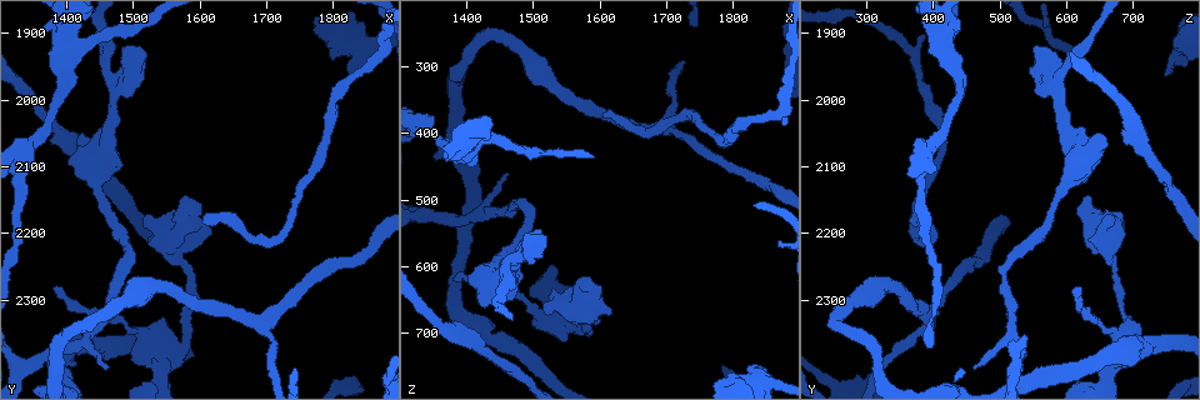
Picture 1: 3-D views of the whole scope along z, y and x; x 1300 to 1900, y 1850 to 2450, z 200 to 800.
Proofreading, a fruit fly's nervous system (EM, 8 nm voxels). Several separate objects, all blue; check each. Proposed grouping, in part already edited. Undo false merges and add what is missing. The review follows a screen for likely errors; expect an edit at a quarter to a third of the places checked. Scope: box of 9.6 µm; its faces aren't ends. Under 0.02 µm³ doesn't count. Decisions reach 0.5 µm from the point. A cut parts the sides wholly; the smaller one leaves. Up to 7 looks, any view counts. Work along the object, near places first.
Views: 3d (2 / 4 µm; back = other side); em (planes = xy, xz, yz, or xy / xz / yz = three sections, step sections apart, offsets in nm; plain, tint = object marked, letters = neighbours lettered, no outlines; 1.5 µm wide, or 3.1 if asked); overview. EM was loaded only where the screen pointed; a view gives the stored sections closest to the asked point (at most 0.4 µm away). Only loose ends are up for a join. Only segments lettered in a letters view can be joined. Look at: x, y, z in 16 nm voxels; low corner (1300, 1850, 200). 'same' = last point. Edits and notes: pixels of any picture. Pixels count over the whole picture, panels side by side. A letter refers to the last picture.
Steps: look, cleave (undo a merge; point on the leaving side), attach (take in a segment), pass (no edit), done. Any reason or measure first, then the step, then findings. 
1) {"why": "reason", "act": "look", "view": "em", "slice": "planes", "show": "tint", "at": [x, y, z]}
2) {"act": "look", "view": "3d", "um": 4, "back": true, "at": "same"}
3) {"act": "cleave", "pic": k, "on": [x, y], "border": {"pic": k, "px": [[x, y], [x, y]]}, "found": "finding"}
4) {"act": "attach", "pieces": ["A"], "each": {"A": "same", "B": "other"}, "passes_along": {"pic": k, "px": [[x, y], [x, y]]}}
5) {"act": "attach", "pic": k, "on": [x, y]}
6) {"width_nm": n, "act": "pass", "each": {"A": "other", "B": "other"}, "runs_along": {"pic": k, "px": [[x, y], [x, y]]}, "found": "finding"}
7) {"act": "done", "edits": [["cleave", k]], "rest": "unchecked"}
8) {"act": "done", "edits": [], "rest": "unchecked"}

{"why": "thin end", "act": "look", "view": "3d", "um": 4, "at": [1380, 2280, 615]}

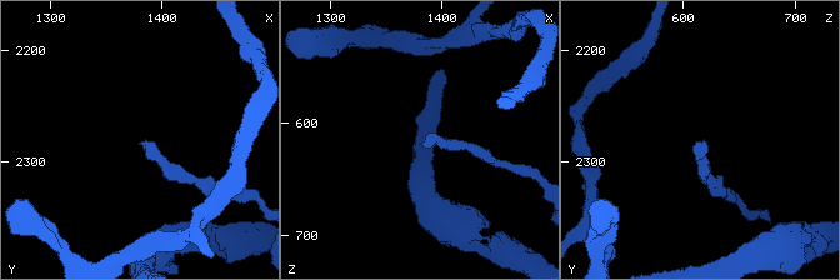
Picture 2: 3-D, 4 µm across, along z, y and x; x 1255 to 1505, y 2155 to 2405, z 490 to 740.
{"act": "look", "view": "em", "slice": "planes", "show": "letters", "at": [1378, 2284, 618]}

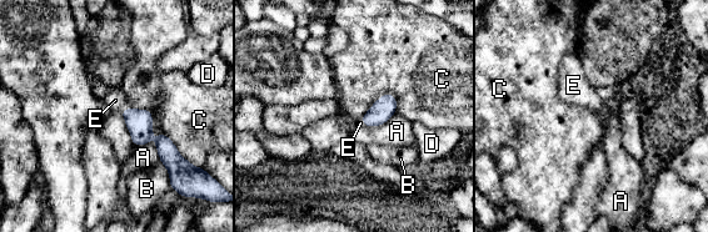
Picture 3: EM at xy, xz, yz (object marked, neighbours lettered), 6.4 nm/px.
{"act": "attach", "pieces": ["E"], "each": {"A": "other", "B": "other", "C": "other", "D": "other", "E": "same"}, "passes_along": {"pic": 3, "px": [[139, 122], [125, 109], [115, 100]]}, "found": "the neuron continues"}

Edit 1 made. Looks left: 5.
{"act": "look", "view": "overview"}

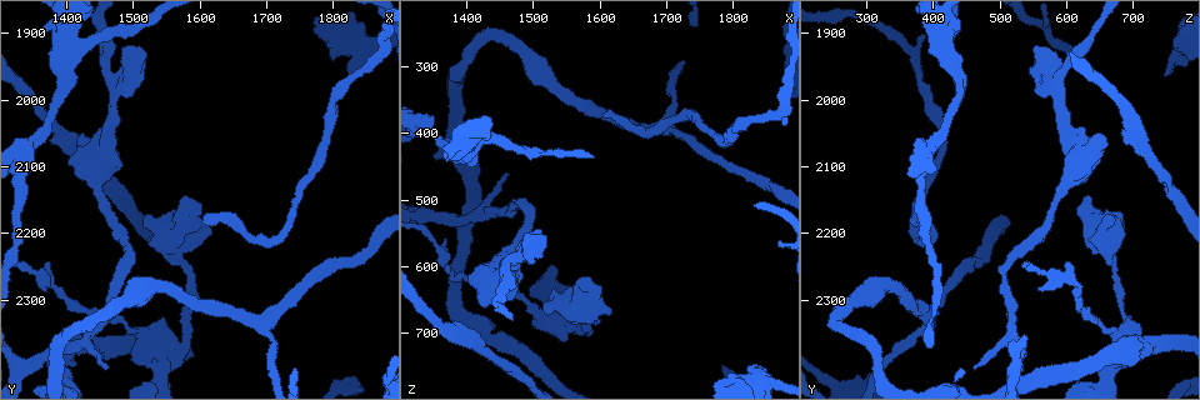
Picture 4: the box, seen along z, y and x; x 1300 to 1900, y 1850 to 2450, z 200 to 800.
{"why": "stops while still wide", "act": "look", "view": "3d", "um": 4, "back": true, "at": [1535, 2215, 635]}

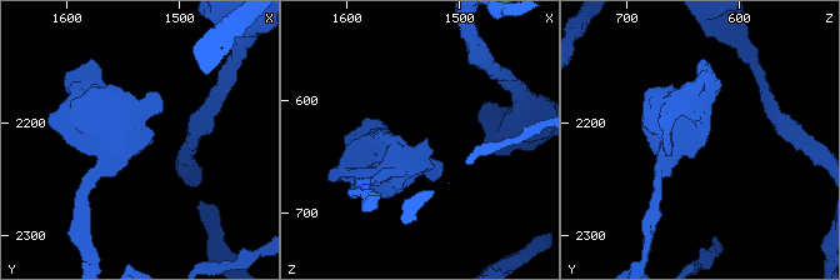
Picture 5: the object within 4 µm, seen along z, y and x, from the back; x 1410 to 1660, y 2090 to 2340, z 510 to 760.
{"why": "shape alone is not enough", "act": "look", "view": "em", "slice": "planes", "show": "tint", "at": [1528, 2214, 632]}

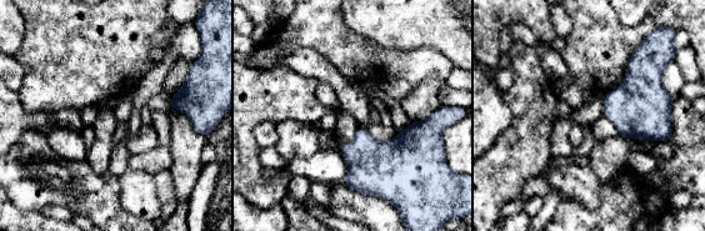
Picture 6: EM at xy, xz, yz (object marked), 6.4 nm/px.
{"why": "what lies round it", "act": "look", "view": "em", "slice": "planes", "show": "letters", "at": "same"}

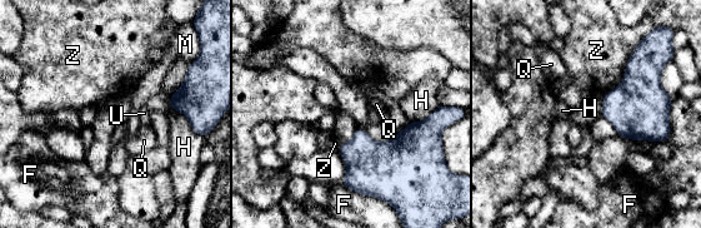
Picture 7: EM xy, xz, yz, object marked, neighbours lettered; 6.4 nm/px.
{"act": "pass", "each": {"F": "other", "H": "other", "M": "other", "Q": "other", "U": "other", "Z": "other"}, "border": {"pic": 7, "px": [[639, 44], [622, 80], [604, 95]]}, "found": "no lettered segment goes on from it"}

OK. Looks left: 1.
{"act": "done", "edits": [["attach", 3]], "rest": "unchecked"}

